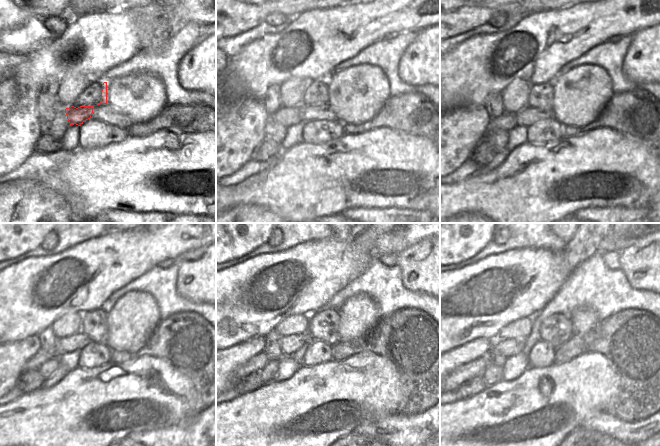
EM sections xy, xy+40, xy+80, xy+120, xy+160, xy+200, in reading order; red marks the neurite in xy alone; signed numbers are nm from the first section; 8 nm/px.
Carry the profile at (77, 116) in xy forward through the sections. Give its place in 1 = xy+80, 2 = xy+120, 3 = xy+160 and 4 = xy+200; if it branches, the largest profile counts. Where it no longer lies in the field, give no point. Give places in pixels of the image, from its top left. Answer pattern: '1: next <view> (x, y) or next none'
1: next xy+80 (507, 121)
2: next xy+120 (34, 363)
3: next xy+160 (256, 364)
4: next xy+200 (464, 373)

